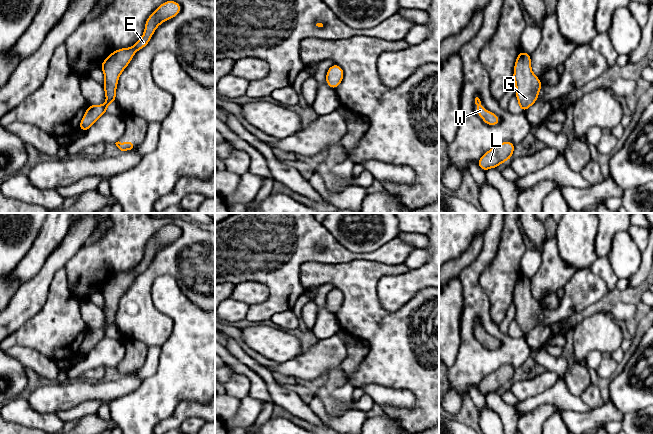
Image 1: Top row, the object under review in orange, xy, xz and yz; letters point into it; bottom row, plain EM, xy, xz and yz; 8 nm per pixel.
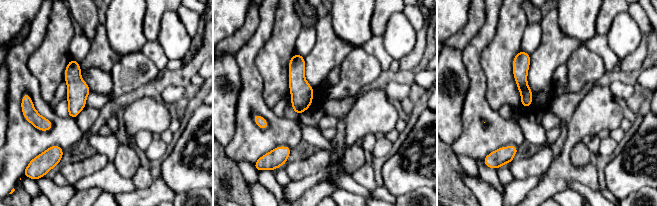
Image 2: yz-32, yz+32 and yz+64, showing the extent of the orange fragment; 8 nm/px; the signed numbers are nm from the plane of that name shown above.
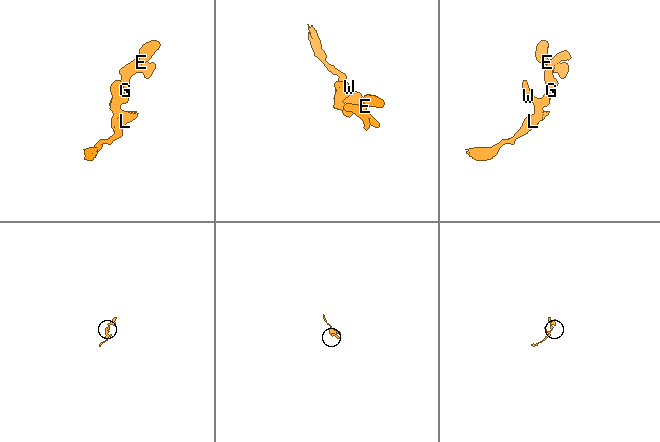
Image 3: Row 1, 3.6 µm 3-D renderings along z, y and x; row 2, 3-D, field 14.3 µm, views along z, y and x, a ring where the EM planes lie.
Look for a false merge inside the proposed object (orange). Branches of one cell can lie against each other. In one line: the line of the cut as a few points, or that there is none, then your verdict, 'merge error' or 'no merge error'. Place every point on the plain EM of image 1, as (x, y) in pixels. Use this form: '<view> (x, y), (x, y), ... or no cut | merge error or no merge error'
no cut | no merge error

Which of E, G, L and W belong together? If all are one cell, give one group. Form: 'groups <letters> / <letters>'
groups E G L W

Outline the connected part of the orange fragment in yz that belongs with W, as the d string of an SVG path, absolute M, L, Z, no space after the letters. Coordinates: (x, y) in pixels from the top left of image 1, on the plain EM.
M478 321L475 322L476 336L482 342L482 344L489 350L495 350L499 348L500 341L492 336L487 335L482 329Z

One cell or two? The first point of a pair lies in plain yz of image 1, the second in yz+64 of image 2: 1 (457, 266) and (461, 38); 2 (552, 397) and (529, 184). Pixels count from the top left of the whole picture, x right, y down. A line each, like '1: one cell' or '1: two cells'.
1: one cell
2: one cell

